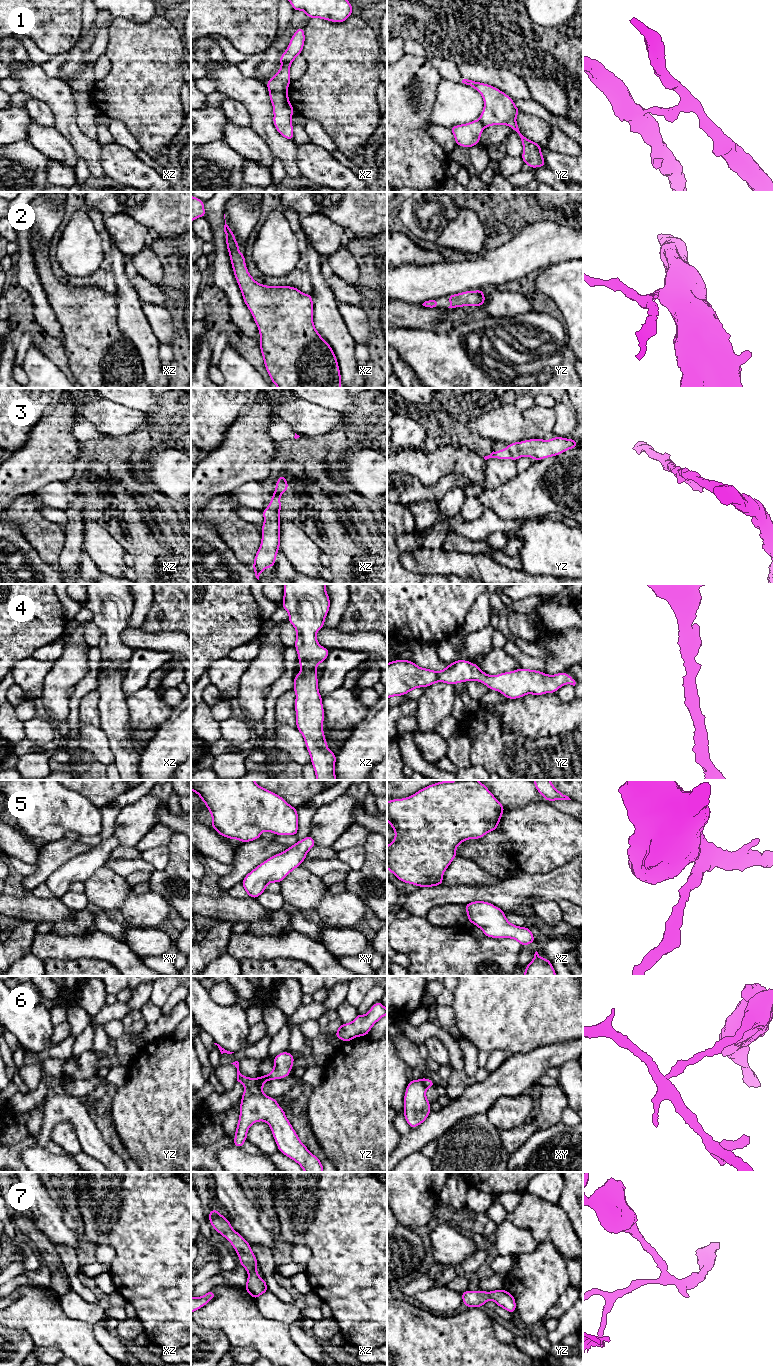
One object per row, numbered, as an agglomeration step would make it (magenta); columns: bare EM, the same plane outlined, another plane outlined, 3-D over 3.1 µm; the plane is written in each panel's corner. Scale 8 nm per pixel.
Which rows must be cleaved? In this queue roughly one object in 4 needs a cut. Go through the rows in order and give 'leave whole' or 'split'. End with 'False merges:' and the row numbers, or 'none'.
1: split
2: leave whole
3: leave whole
4: leave whole
5: leave whole
6: split
7: leave whole
False merges: 1, 6

